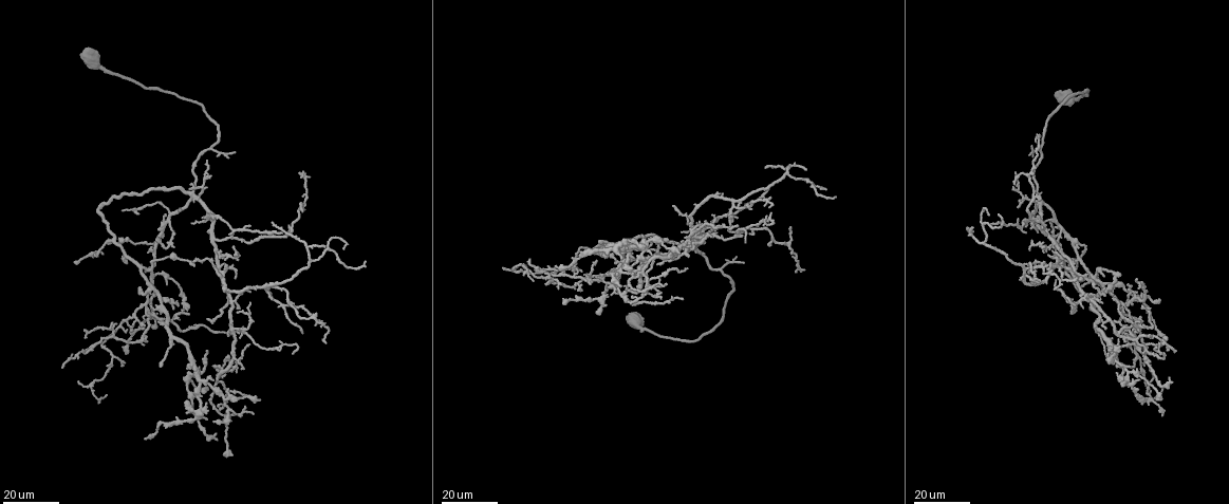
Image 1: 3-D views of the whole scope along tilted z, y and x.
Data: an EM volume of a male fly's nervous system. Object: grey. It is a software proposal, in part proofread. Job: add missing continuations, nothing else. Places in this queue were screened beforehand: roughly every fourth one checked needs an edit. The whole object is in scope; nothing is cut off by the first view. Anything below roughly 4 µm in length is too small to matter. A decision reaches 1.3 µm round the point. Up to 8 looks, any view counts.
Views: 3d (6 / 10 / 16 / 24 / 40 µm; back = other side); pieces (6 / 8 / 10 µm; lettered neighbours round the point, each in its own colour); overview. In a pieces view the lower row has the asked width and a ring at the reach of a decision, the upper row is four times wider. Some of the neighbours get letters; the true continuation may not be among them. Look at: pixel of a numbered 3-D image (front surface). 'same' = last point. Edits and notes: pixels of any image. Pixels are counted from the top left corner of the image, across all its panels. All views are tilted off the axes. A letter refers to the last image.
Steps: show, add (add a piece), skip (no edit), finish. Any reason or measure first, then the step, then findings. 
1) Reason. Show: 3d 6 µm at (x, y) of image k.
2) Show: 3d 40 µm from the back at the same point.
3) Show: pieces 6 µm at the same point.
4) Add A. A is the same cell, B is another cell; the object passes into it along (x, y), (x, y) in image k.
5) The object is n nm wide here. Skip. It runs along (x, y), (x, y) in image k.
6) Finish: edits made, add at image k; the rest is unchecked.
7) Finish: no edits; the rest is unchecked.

Tapers out. Show: 3d 24 µm at (973, 229) of image 1.

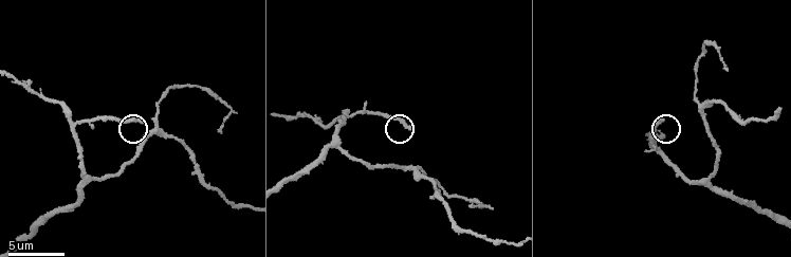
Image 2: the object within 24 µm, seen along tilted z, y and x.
Show: pieces 10 µm at (664, 118) of image 2.

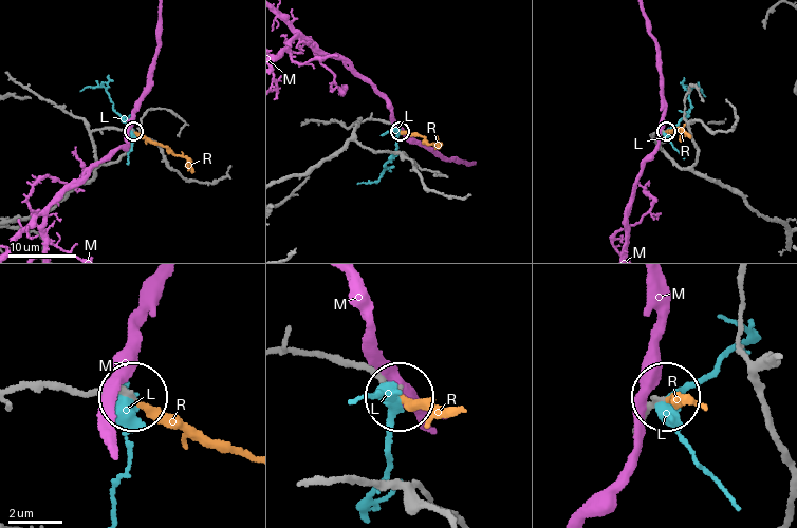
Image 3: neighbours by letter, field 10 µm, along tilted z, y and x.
Add R. R is the same cell, L and M are other cells; the object passes into it along (113, 129), (129, 129), (165, 146), (186, 158), (191, 172) in image 3; it goes on there.

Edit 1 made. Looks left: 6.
Free end. Show: 3d 16 µm at (1044, 275) of image 1.

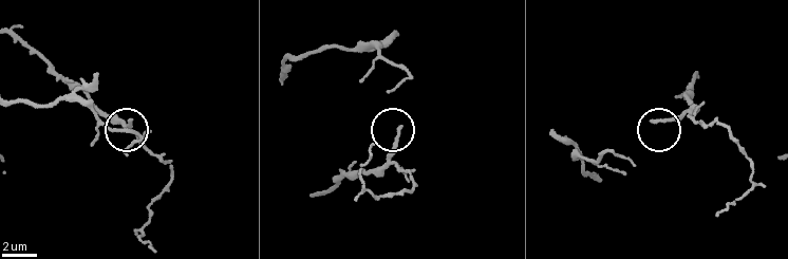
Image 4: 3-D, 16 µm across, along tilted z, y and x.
Show: pieces 8 µm at (130, 120) of image 4.

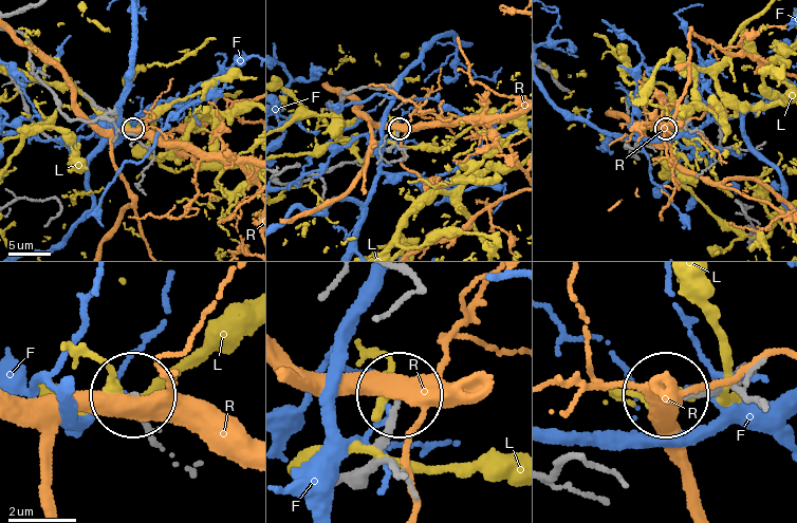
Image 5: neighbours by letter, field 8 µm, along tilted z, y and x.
The object is 190 nm wide here. Skip. F, L and R are other cells; no lettered piece goes on from it.

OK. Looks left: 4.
End of a long branch. Show: 3d 24 µm at (281, 233) of image 1.

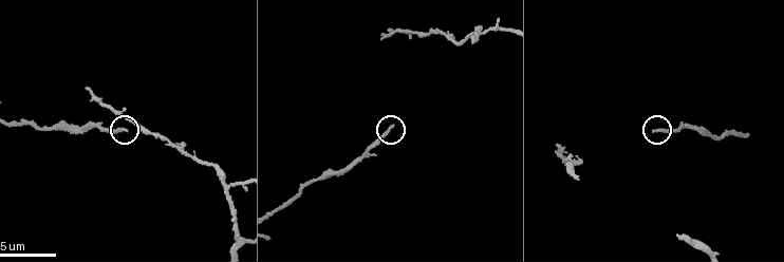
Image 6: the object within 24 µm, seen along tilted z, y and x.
Show: pieces 10 µm at (126, 129) of image 6.

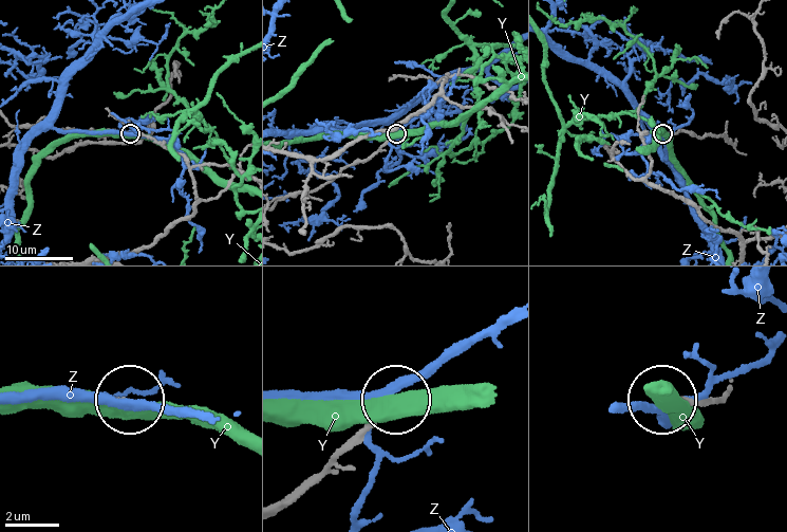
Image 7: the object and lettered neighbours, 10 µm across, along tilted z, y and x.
Skip. Y and Z are other cells; it runs along (284, 505), (297, 500), (392, 403) in image 7; no lettered piece goes on from it.

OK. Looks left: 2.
Branch stops here. Show: 3d 16 µm at (1014, 188) of image 1.

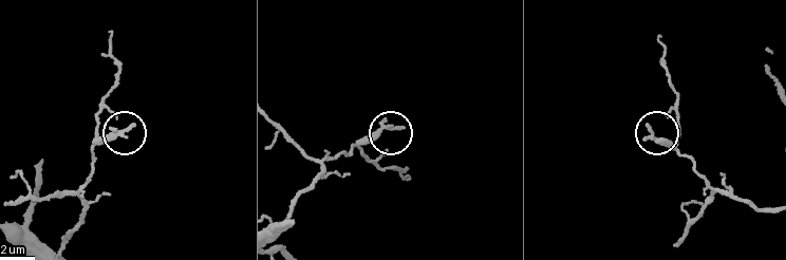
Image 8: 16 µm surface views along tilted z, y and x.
See the neighbours. Show: pieces 10 µm at (135, 124) of image 8.

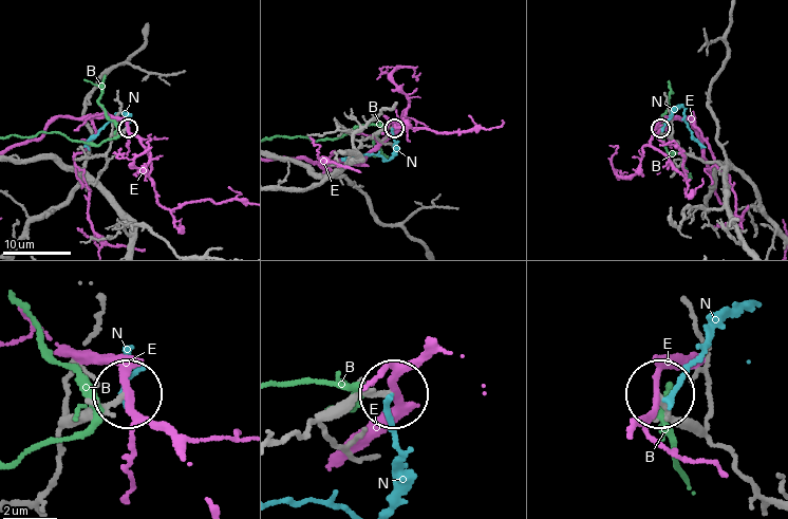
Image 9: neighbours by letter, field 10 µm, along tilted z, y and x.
Skip. B, E and N are other cells; it runs along (774, 502), (742, 474), (731, 452), (659, 396) in image 9; none of them fits.

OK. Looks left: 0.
Finish: edits made, add at image 3; the rest is unchecked.

